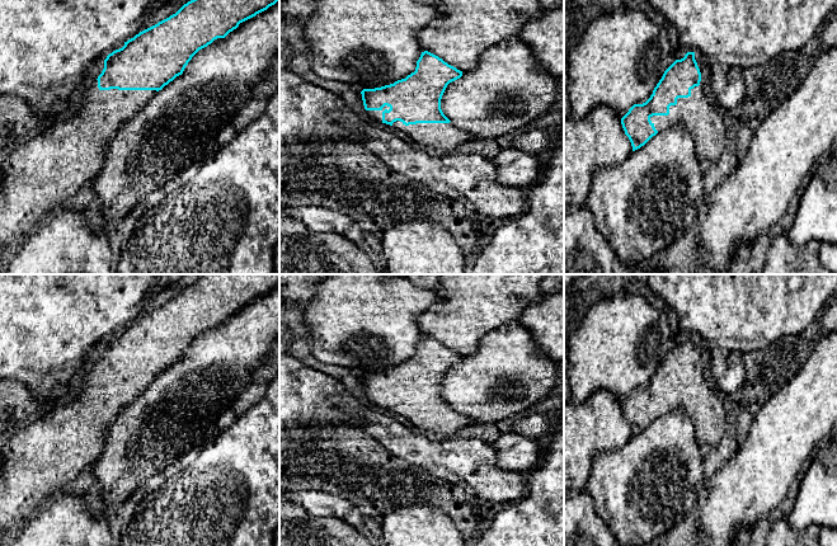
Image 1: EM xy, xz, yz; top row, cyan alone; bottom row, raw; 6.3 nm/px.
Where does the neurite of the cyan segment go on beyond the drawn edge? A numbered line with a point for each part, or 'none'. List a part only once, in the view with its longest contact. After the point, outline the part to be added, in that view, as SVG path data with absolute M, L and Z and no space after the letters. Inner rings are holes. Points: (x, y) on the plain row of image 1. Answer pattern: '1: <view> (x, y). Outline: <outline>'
1: yz (705, 408). Outline: M702 364L699 371L691 373L688 382L678 382L677 389L669 391L668 400L653 400L650 405L658 416L668 414L672 409L683 410L696 428L701 448L718 447L725 434L724 403L705 381Z

